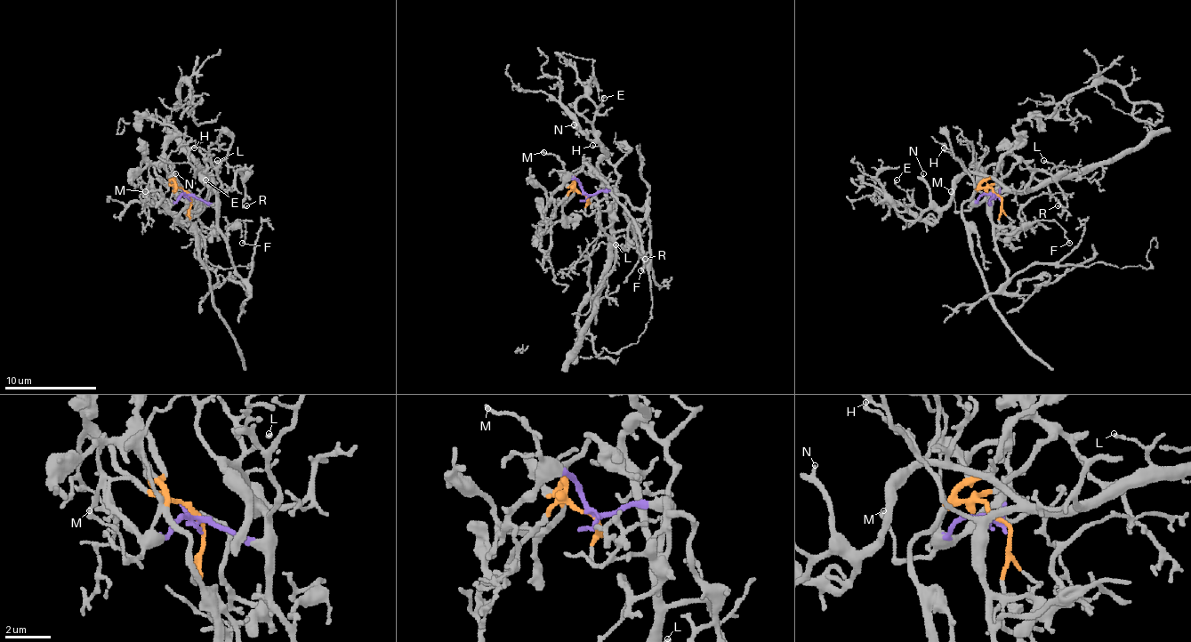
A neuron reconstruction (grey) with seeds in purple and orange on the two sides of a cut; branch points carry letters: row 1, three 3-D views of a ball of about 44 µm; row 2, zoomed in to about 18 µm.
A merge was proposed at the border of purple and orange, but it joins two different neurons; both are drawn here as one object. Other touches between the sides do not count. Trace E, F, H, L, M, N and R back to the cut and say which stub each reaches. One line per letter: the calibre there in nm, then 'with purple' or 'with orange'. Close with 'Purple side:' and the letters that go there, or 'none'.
E: calibre 90 nm; with purple
F: calibre 100 nm; with purple
H: calibre 110 nm; with purple
L: calibre 140 nm; with purple
M: calibre 150 nm; with purple
N: calibre 240 nm; with purple
R: calibre 70 nm; with purple
Purple side: E, F, H, L, M, N, R

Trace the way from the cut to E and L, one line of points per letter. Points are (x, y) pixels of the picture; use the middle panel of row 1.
E: (586, 197), (611, 190), (614, 199), (609, 204), (605, 195), (598, 163), (607, 151), (593, 121), (605, 99)
L: (586, 197), (602, 190), (614, 193), (611, 259), (616, 245)

